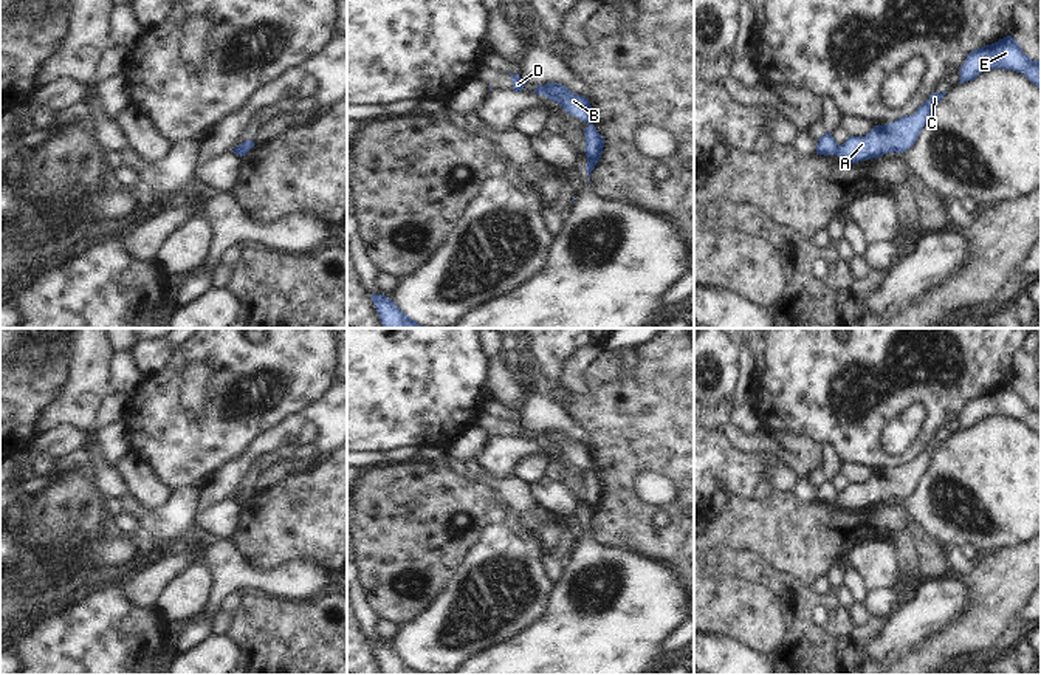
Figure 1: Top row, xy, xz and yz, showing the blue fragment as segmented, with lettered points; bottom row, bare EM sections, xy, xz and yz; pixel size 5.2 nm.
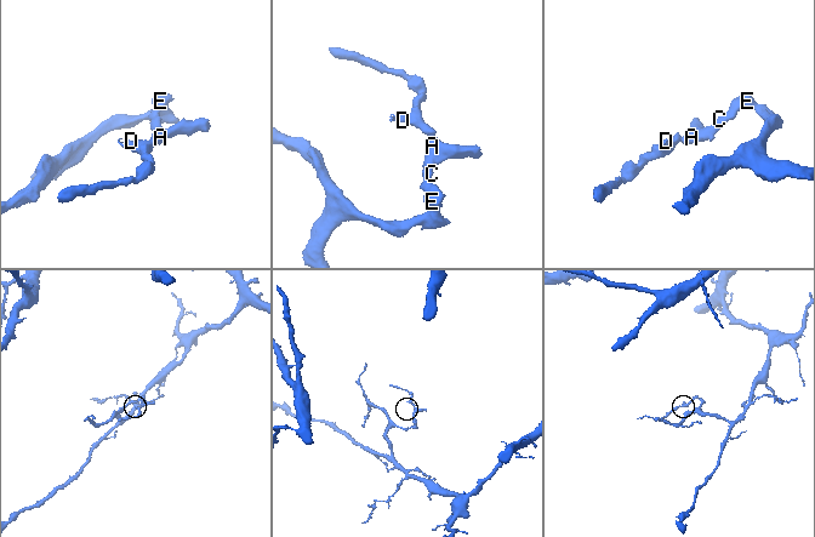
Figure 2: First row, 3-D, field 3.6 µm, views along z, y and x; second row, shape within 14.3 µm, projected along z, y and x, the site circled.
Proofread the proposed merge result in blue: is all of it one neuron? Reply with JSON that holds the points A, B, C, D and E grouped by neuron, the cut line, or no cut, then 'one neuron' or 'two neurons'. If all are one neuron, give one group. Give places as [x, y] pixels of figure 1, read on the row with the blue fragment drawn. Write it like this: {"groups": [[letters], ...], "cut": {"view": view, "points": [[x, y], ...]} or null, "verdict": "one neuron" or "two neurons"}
{"groups": [["A", "C", "E"], ["B", "D"]], "cut": {"view": "yz", "points": [[838, 146], [835, 154]]}, "verdict": "two neurons"}

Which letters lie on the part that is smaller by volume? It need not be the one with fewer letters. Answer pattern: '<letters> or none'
B, D

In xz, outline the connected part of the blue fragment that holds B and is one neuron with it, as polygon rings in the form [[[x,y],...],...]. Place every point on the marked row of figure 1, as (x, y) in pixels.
[[[550,82],[538,85],[533,91],[542,94],[547,99],[558,102],[569,115],[579,118],[581,121],[592,124],[592,105],[587,98],[572,93],[565,85]]]

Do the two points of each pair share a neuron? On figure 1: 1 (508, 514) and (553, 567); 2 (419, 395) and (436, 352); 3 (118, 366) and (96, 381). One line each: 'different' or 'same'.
1: same
2: same
3: different

